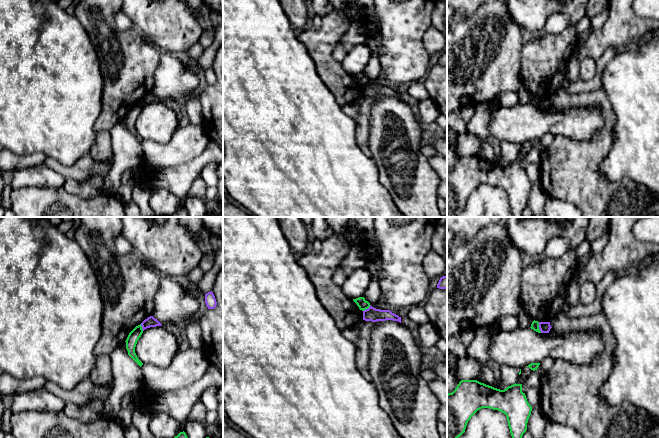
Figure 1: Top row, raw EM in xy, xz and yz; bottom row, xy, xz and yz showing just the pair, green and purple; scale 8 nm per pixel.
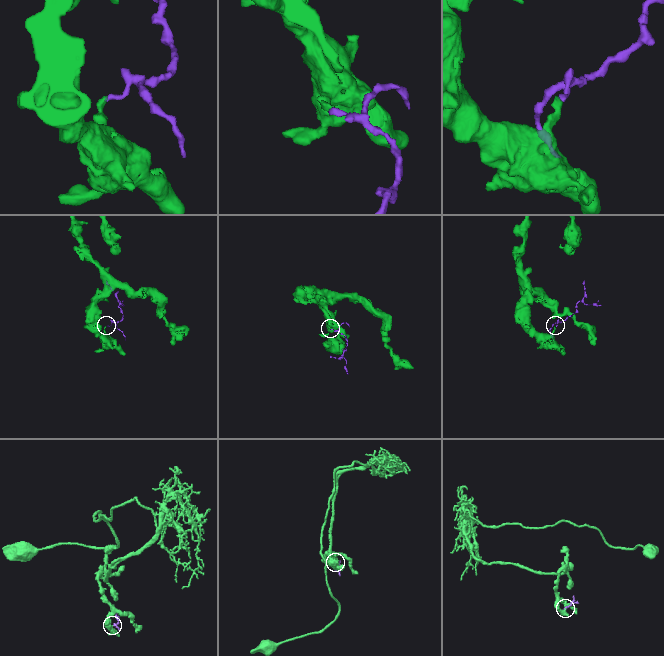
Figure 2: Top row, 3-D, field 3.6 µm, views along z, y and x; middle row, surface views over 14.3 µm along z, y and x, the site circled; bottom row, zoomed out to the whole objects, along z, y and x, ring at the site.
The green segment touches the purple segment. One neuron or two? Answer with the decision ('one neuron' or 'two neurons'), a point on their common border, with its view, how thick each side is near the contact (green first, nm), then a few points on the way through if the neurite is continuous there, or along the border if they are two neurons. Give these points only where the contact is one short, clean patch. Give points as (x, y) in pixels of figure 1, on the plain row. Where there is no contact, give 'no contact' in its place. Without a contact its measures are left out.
two neurons; contact yz (538, 103); calibres 60 and 90 nm; border yz (538, 98), (538, 104), (541, 108)

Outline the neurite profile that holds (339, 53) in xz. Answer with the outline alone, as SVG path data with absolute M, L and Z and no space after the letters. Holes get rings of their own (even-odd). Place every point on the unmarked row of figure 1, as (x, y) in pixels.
M339 41L334 50L333 50L333 57L334 59L338 62L338 63L341 63L343 62L345 56L347 55L344 47L342 46L341 42Z

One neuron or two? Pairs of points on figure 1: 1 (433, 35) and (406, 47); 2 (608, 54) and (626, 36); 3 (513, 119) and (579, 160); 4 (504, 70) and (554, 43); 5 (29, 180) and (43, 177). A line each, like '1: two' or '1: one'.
1: two
2: two
3: two
4: two
5: one

